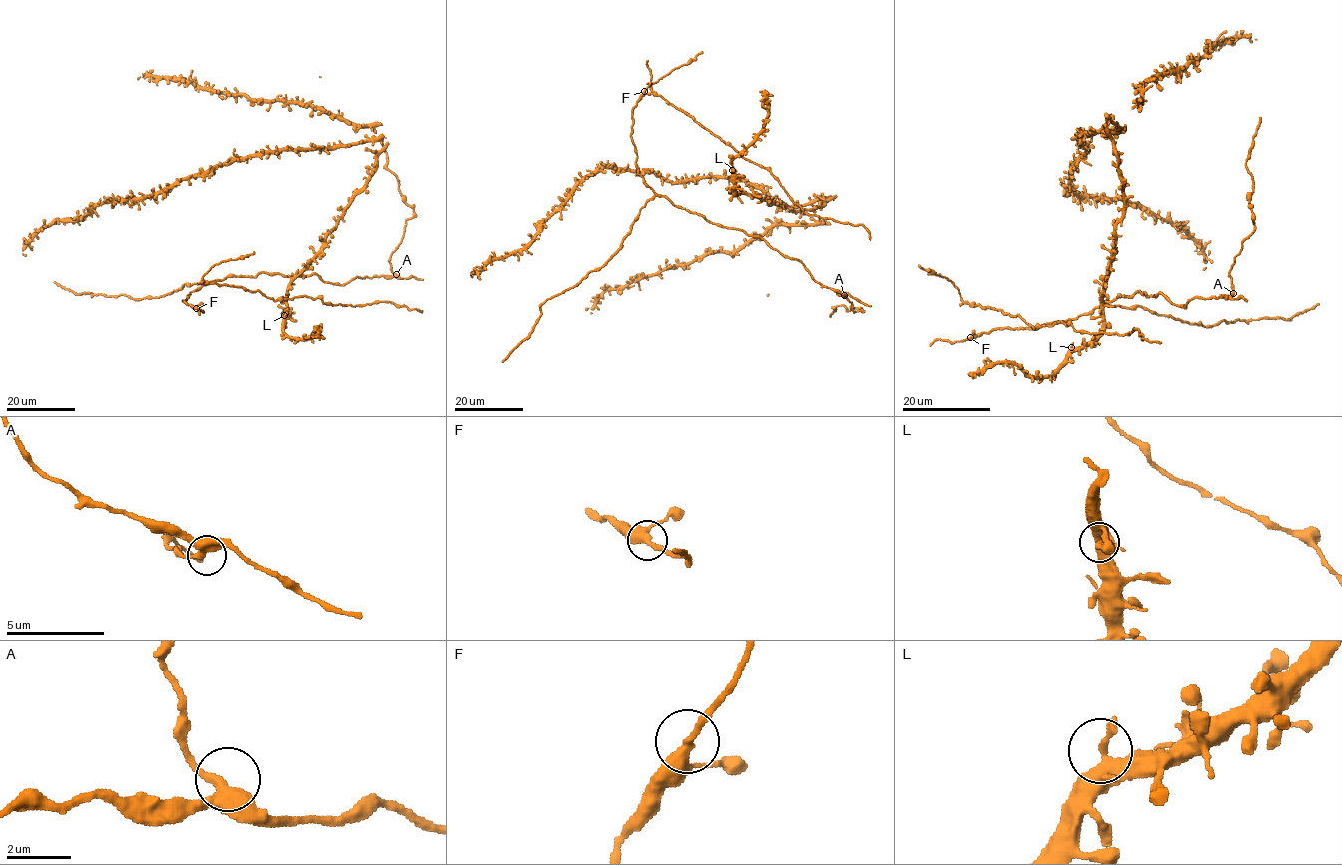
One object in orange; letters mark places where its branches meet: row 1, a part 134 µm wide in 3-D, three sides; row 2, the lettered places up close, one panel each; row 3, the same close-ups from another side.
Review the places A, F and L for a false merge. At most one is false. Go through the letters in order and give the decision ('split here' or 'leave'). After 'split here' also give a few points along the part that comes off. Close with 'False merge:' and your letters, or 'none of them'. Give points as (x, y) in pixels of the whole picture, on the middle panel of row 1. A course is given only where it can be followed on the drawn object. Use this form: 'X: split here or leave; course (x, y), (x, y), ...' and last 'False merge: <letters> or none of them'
A: leave
F: leave
L: leave
False merge: none of them

